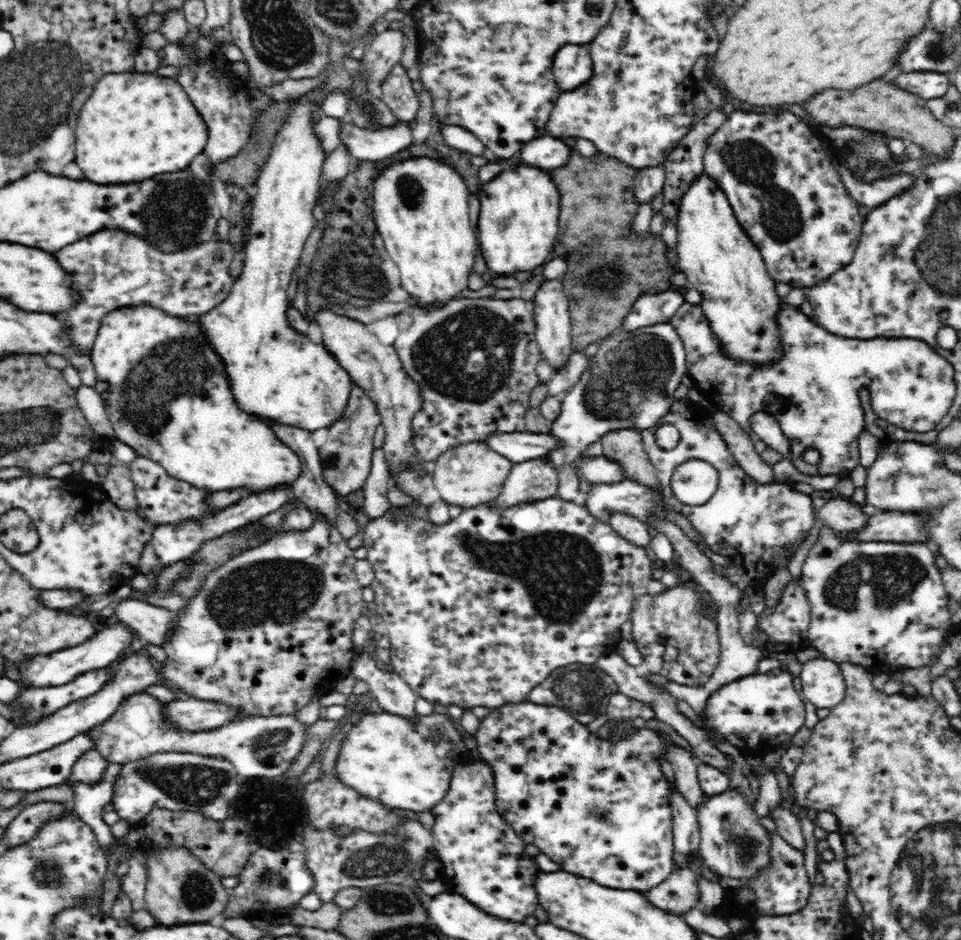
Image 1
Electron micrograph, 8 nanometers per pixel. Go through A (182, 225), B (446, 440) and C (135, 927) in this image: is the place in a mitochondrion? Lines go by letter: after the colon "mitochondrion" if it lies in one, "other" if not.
A: mitochondrion
B: other
C: other

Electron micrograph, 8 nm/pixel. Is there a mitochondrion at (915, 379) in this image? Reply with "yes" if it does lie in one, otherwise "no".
yes

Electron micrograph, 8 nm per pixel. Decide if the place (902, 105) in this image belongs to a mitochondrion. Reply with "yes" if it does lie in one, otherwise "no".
no

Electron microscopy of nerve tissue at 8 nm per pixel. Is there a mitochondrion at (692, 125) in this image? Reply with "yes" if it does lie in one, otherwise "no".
no

